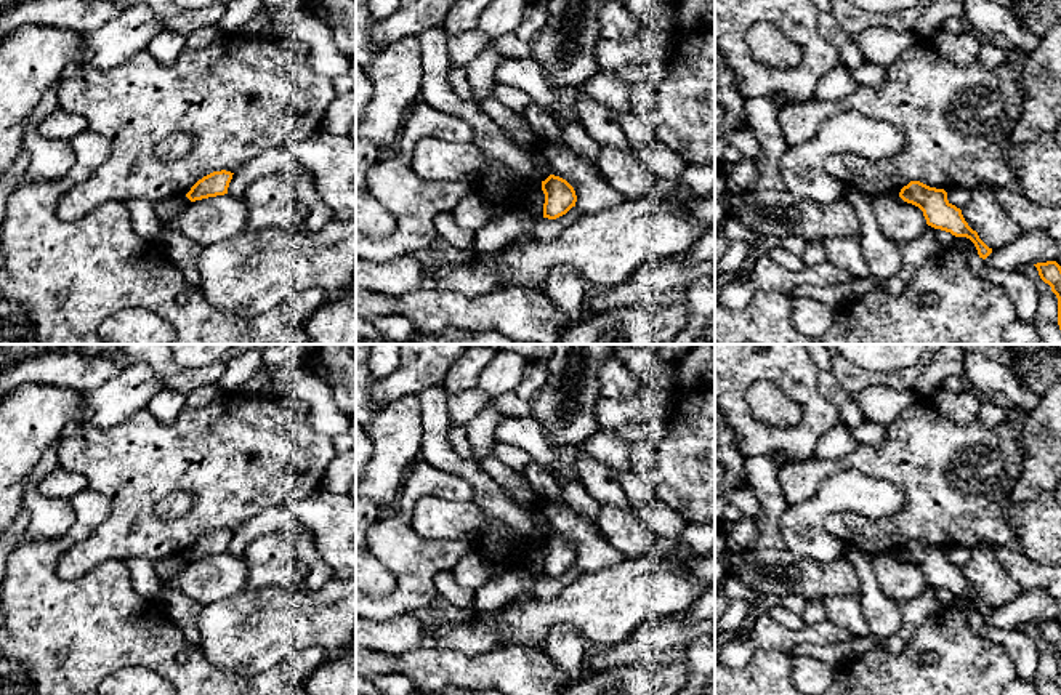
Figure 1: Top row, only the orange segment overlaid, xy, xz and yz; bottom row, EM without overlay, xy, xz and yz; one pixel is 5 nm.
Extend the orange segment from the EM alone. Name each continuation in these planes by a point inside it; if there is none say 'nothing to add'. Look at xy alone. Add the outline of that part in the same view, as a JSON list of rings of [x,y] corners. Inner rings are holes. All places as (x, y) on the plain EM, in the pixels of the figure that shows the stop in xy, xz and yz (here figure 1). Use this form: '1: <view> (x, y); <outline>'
nothing to add

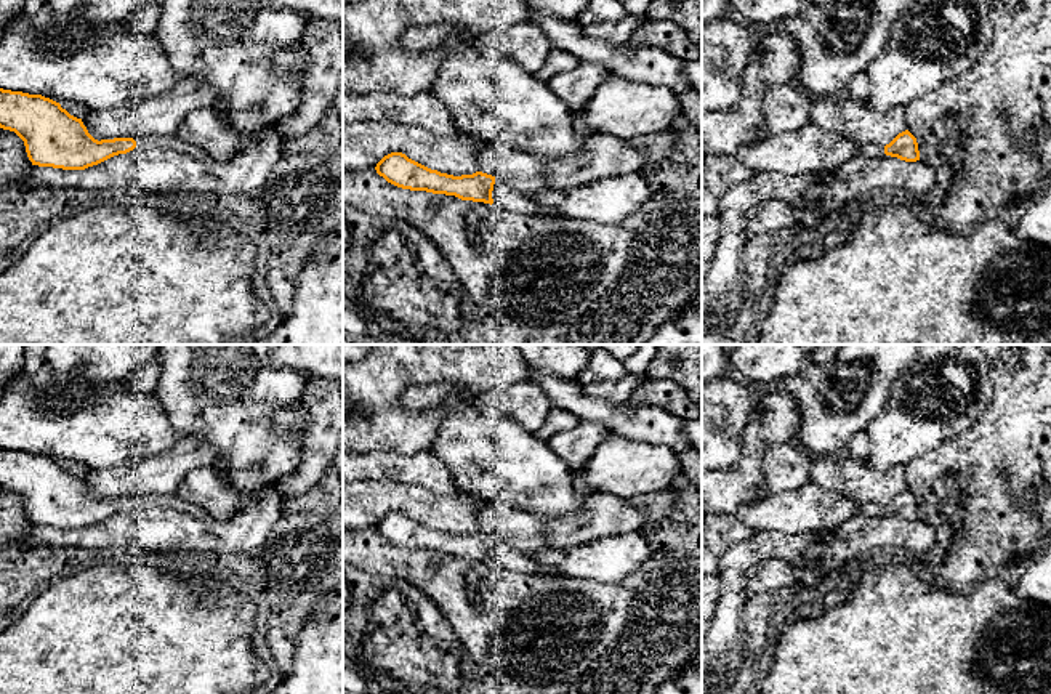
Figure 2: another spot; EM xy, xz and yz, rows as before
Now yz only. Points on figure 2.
1: yz (865, 508); [[[862,503],[857,505],[857,511],[865,516],[881,516],[884,513],[884,506],[878,503]]]

